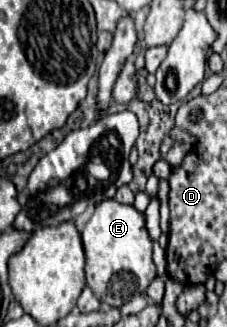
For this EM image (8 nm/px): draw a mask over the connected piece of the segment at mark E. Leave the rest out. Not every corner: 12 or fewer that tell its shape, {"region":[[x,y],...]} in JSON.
{"region":[[100,202],[82,230],[86,280],[120,308],[156,268],[144,214]]}

